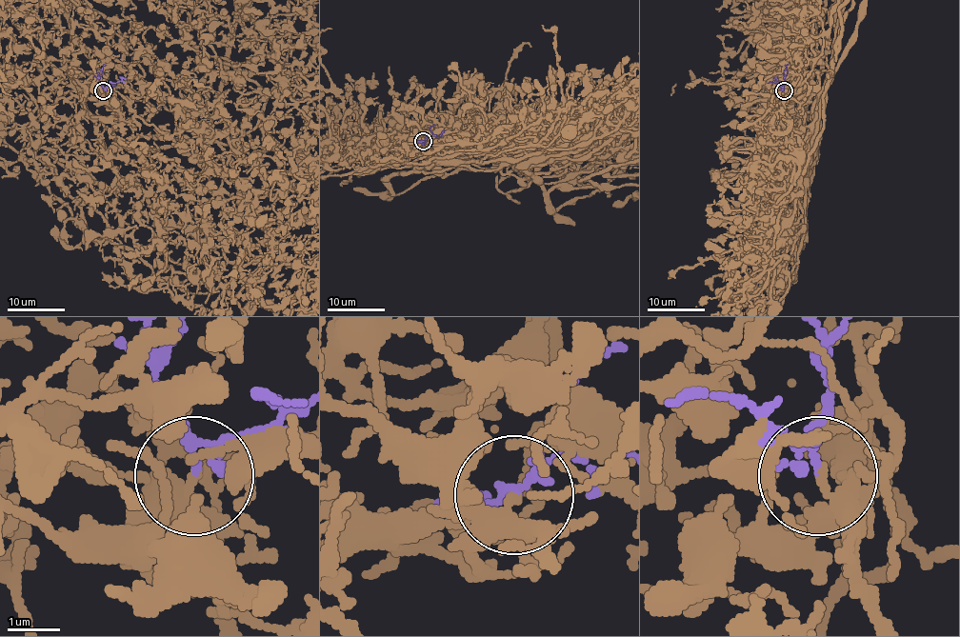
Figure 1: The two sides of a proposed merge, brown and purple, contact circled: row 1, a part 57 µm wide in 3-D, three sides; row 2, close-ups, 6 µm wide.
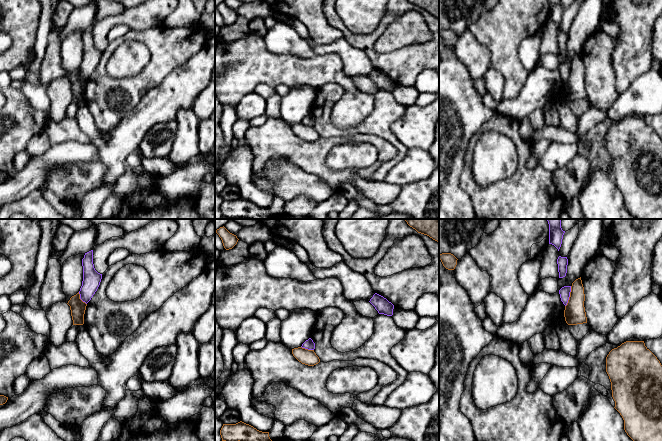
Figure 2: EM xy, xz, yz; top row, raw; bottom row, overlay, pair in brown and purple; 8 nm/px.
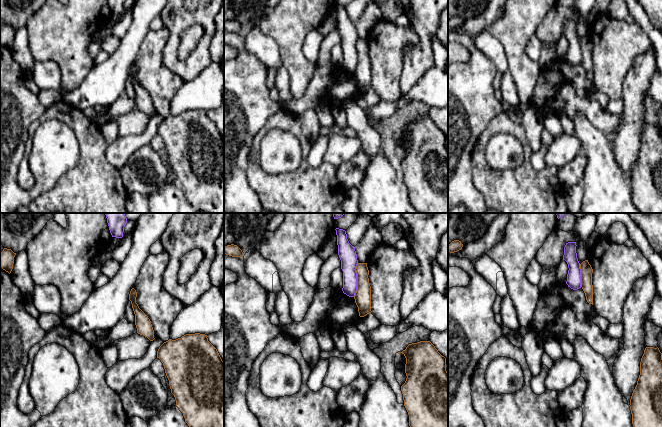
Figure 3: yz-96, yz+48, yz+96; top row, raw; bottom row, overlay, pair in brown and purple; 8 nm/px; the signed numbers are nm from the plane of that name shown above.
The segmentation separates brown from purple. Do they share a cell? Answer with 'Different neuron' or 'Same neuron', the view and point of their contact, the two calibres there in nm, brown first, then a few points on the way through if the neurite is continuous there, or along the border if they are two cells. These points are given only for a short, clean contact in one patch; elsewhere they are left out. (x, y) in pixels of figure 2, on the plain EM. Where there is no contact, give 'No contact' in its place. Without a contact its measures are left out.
Different neuron. Touches brown at yz (570, 72). Thickness 170 nm (brown) against 90 nm

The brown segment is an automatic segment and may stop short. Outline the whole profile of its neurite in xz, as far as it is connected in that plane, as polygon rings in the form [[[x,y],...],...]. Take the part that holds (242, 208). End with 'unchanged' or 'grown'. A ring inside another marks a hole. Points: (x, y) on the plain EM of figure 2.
[[[242,197],[236,200],[223,200],[220,211],[227,219],[270,219],[269,208],[262,208]]]; unchanged

